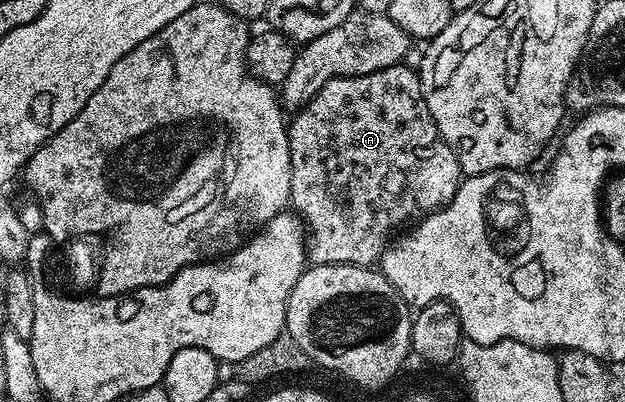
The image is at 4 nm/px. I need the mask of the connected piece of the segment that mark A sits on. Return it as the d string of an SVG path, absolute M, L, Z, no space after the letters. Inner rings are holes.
M399 64L397 66L390 66L386 70L380 72L372 72L364 76L348 76L347 78L333 78L328 80L328 84L324 84L324 88L320 88L320 92L316 92L316 96L312 96L312 100L308 100L301 110L293 115L293 120L289 123L288 133L290 135L290 159L292 160L292 180L290 181L290 201L289 205L292 207L293 213L297 214L302 220L302 225L308 231L308 241L306 244L306 260L310 266L365 266L367 268L373 267L375 263L382 257L382 253L386 251L388 243L391 241L393 232L397 226L405 224L409 218L413 220L421 219L423 216L433 215L434 211L439 210L442 206L448 205L452 200L452 196L456 196L458 187L463 181L464 175L460 164L456 160L456 152L452 152L452 148L442 139L440 132L436 128L436 124L432 120L432 112L428 112L428 104L422 99L422 79L417 73L414 74L406 67L406 64Z

